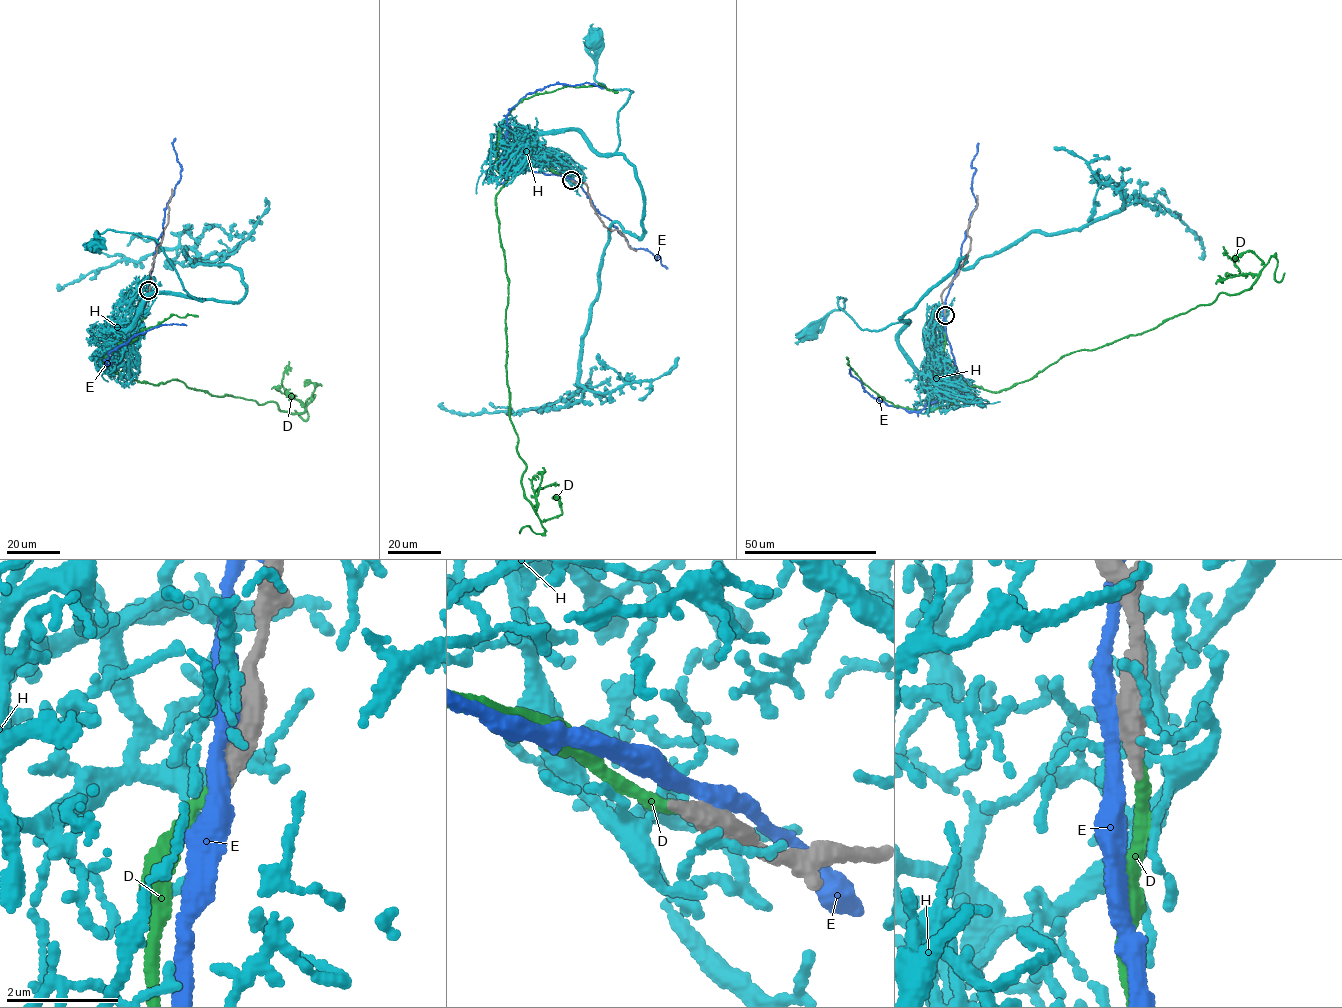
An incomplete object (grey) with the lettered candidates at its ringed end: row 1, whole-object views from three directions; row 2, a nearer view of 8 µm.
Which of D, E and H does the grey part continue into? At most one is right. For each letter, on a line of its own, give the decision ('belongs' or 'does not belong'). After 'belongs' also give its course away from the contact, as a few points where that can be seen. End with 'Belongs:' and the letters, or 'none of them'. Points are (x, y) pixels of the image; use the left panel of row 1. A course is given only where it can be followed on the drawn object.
D: belongs | via (148, 290), (120, 359), (131, 378), (292, 414), (314, 396), (306, 420), (294, 410)
E: does not belong
H: does not belong
Belongs: D

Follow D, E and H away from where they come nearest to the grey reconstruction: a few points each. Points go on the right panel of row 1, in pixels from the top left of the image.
D: (945, 315), (950, 366), (970, 389), (994, 392), (1065, 355), (1251, 289), (1270, 257), (1277, 281), (1284, 273)
E: (944, 312), (958, 374), (972, 388), (962, 394), (942, 395), (909, 412), (872, 397), (849, 369)
H: (945, 313), (921, 372), (898, 339), (908, 321), (863, 330), (841, 297), (842, 309), (805, 334)

